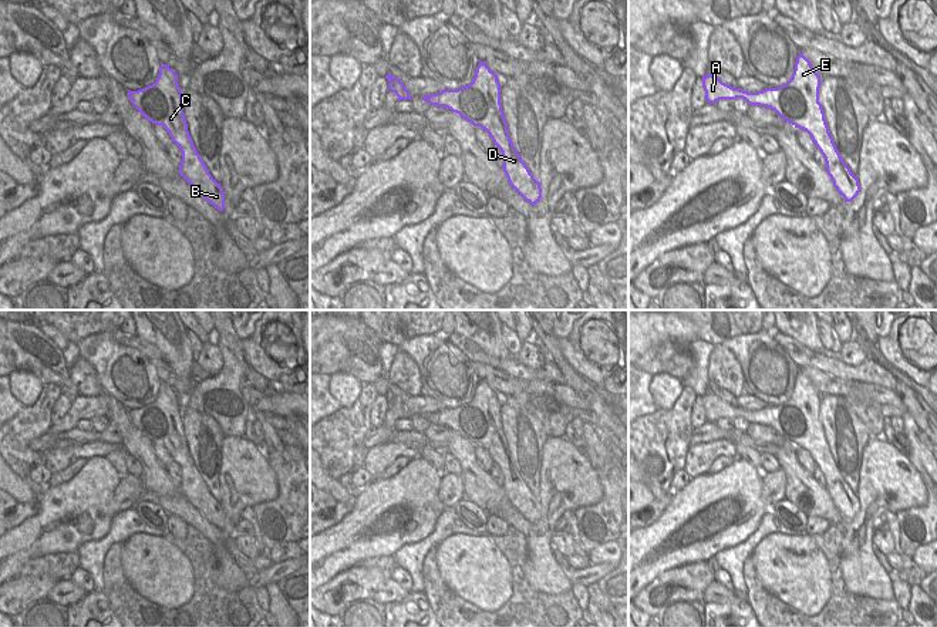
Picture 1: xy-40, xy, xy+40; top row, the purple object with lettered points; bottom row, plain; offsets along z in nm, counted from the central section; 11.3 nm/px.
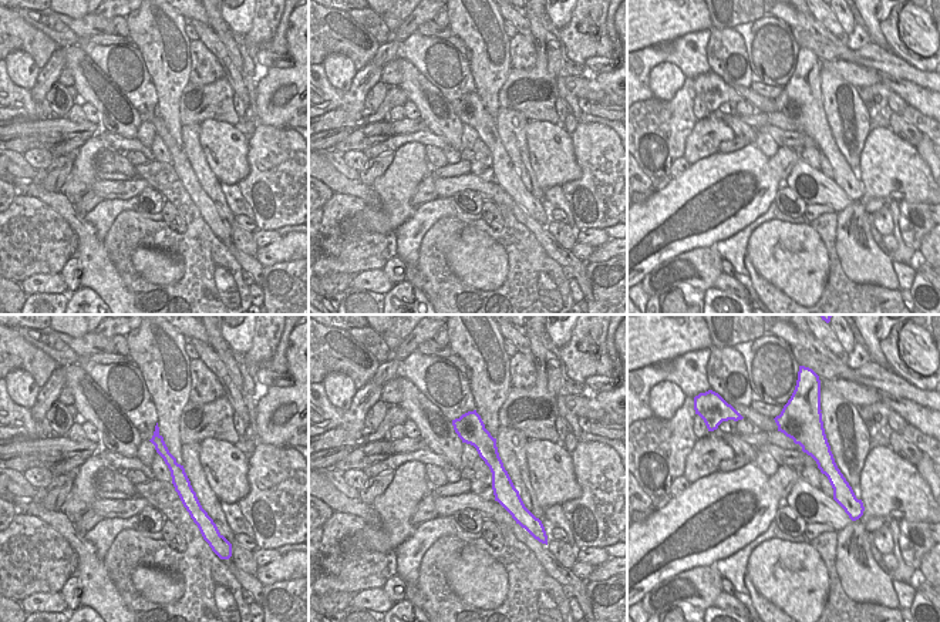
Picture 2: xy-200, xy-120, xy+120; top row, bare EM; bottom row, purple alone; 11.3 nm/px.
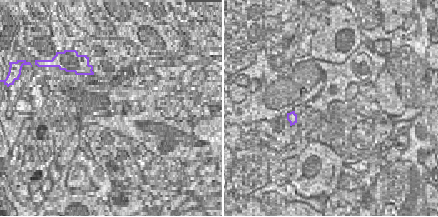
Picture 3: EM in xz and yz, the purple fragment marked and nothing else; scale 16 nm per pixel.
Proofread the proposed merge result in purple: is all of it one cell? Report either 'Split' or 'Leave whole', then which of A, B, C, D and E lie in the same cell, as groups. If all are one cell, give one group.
Leave whole. Groups: A B C D E.

